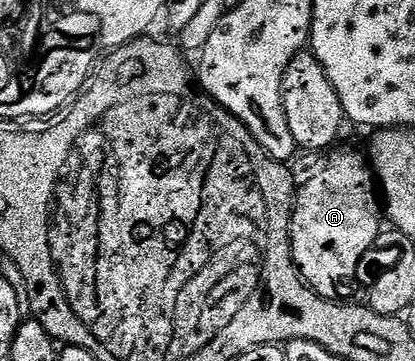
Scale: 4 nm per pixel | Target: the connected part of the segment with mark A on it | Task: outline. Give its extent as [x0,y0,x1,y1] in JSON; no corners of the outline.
[289,150,383,304]

